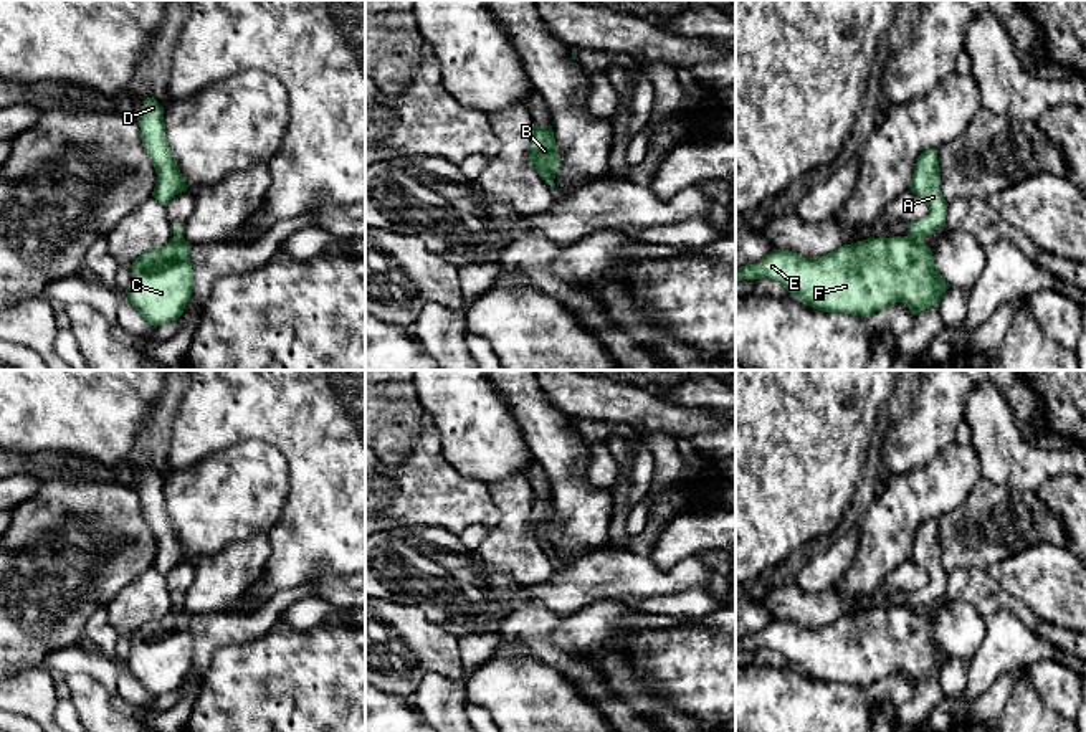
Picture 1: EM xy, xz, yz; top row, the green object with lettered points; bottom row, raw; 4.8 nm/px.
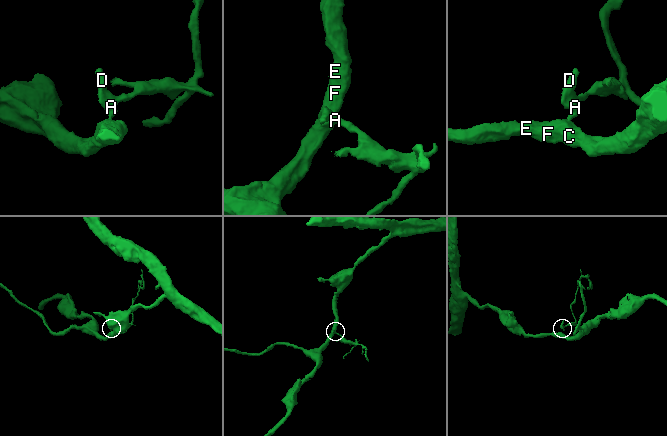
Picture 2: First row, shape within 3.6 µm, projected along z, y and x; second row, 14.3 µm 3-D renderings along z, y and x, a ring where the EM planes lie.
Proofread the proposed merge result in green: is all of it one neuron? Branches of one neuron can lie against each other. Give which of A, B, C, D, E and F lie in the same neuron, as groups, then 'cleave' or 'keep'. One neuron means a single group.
A D / B C E F; cleave

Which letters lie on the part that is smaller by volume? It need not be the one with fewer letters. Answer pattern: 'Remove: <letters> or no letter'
Remove: A, D

